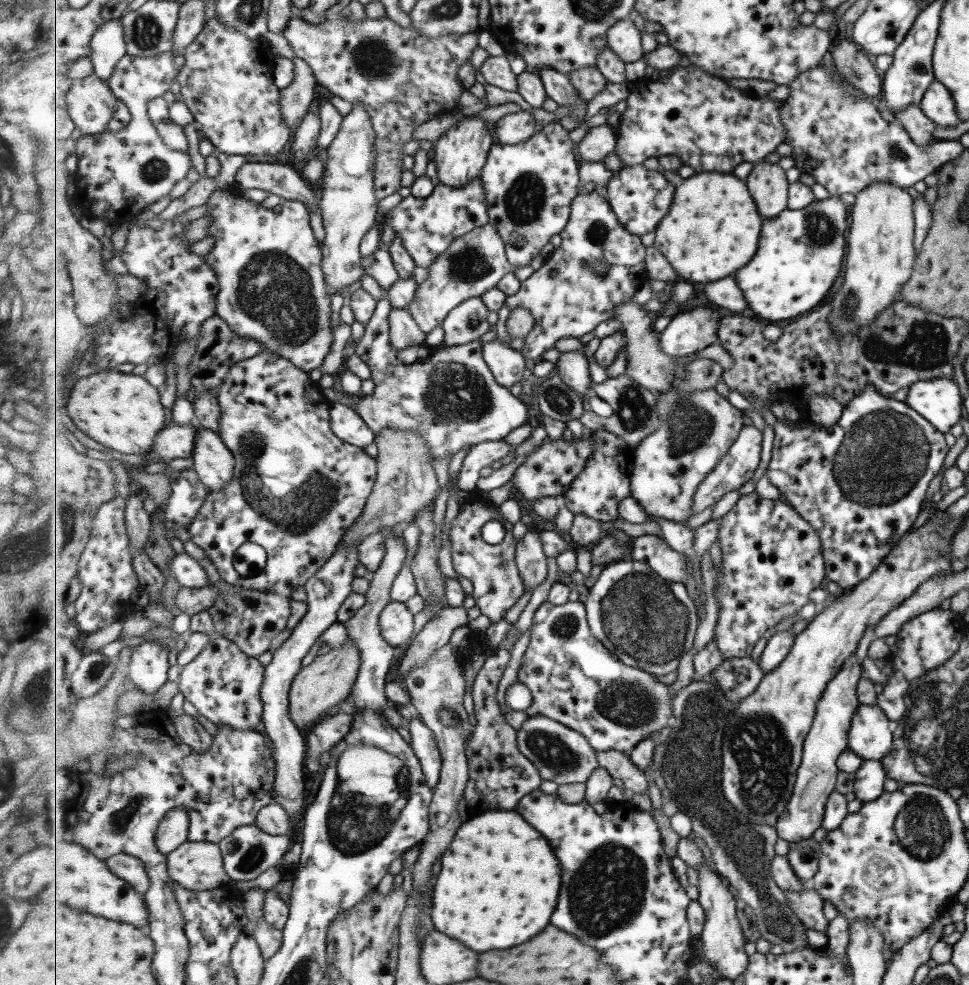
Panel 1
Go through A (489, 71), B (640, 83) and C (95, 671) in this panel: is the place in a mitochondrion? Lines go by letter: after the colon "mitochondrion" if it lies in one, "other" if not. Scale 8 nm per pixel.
A: other
B: other
C: mitochondrion

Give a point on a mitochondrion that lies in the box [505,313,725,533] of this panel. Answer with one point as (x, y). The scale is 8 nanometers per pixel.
(690, 426)

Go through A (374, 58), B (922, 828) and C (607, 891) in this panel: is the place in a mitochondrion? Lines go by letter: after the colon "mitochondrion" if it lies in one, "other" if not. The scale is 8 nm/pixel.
A: mitochondrion
B: mitochondrion
C: mitochondrion

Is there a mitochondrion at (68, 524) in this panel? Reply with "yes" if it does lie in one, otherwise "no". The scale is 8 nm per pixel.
yes

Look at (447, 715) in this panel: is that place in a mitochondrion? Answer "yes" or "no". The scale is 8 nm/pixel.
yes

